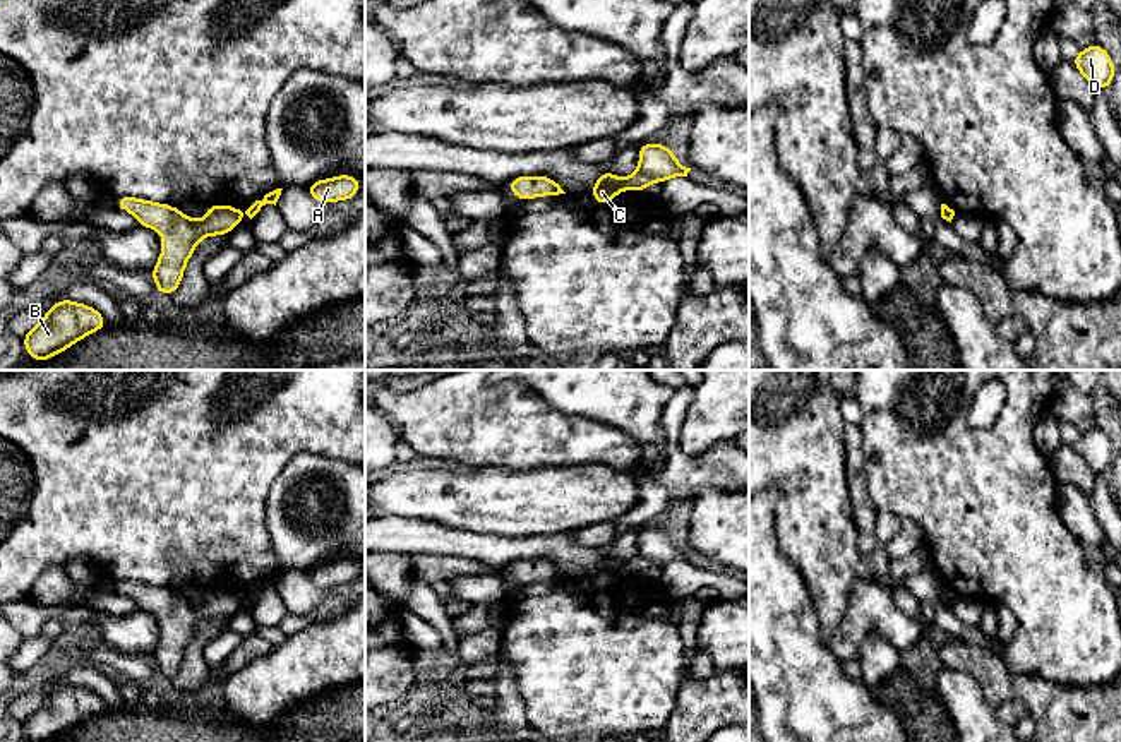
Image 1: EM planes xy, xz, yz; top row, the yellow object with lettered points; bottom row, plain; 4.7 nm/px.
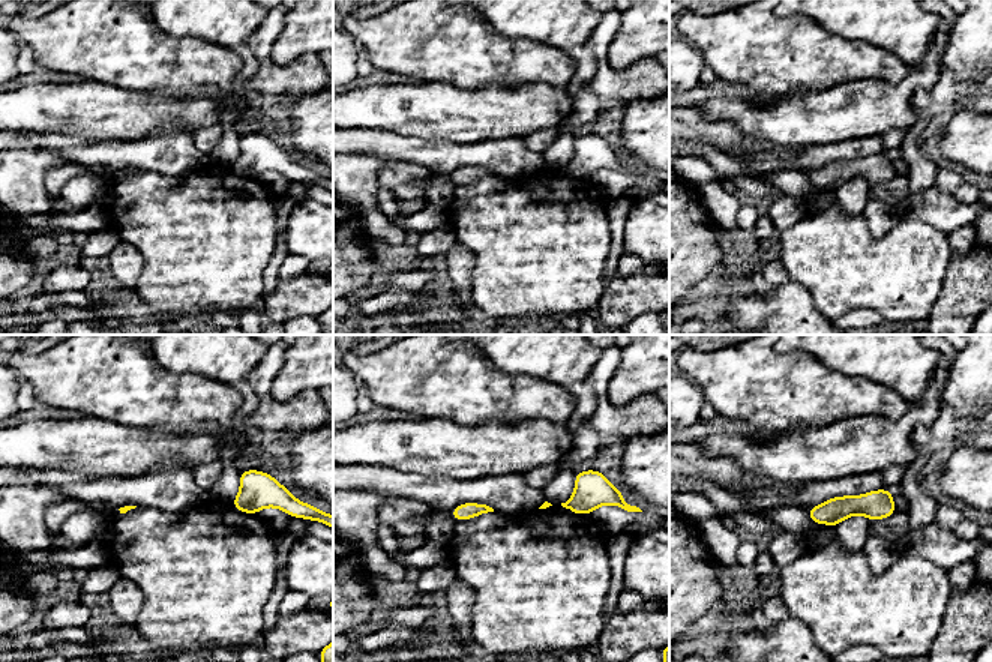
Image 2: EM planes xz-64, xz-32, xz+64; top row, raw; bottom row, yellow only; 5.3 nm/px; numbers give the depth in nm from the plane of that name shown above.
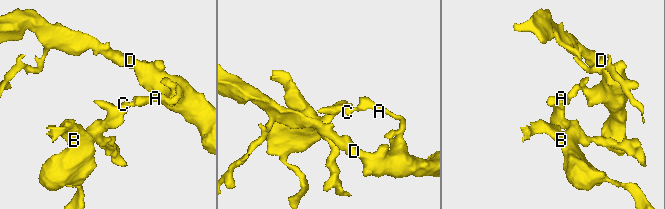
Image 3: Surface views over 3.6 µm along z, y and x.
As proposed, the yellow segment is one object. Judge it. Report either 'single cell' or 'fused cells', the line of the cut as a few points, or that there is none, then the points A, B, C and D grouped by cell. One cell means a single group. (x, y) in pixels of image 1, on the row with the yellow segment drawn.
fused cells; cut in xz along (623, 179), (628, 187); A D / B C

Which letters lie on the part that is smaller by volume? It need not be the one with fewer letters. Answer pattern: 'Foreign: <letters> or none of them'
Foreign: B, C

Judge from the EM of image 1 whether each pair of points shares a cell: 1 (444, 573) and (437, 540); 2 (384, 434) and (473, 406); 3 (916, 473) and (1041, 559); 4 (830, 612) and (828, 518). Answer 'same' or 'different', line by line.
1: different
2: different
3: same
4: same

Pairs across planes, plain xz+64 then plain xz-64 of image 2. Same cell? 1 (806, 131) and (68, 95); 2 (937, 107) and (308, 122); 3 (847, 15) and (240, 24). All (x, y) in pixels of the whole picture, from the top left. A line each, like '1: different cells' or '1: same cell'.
1: same cell
2: different cells
3: same cell

